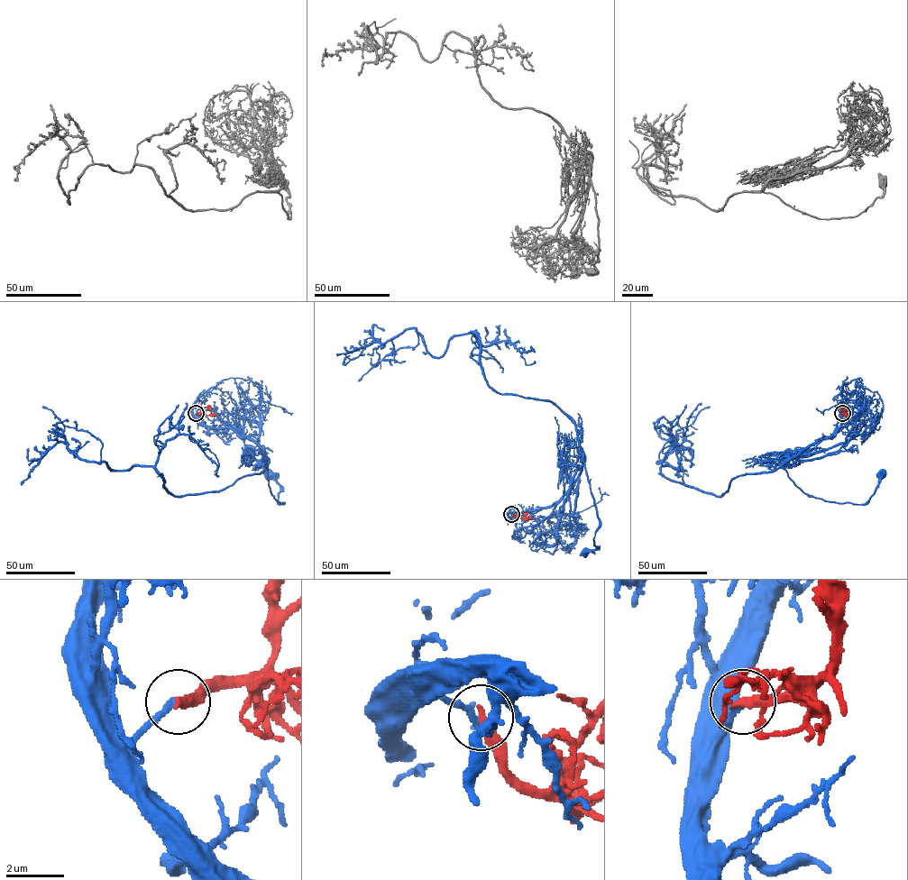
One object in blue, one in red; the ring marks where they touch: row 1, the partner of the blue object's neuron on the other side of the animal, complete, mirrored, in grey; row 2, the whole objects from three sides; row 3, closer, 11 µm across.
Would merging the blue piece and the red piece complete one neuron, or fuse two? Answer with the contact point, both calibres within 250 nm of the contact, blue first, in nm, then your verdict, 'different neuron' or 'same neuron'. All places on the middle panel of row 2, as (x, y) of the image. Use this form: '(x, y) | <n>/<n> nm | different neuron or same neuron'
(511, 514) | 240/360 nm | different neuron

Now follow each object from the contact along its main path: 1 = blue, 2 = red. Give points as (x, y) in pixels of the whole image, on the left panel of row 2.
1: (196, 413), (201, 424), (233, 428), (264, 452), (270, 491), (283, 503), (278, 502), (279, 485), (269, 475)
2: (196, 413), (215, 413), (214, 417)

